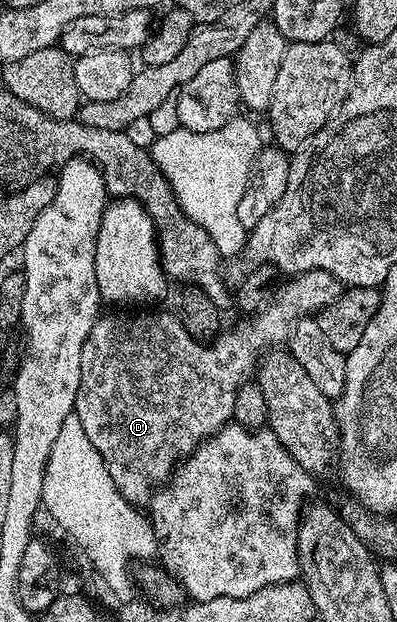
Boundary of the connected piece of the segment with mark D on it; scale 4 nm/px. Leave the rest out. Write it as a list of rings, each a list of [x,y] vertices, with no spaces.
[[[327,270],[299,272],[288,283],[289,285],[282,290],[281,297],[277,301],[274,299],[253,320],[258,319],[254,324],[237,324],[234,328],[226,327],[208,342],[191,338],[191,334],[187,334],[187,330],[181,325],[180,319],[174,313],[173,316],[169,312],[141,312],[138,316],[108,316],[108,314],[102,314],[97,317],[95,326],[91,326],[91,334],[87,334],[87,342],[83,342],[81,373],[79,374],[79,394],[75,398],[73,410],[77,414],[79,421],[82,422],[87,437],[89,437],[99,454],[102,455],[103,464],[107,468],[107,473],[111,476],[113,482],[115,482],[115,486],[123,498],[129,500],[130,503],[136,506],[148,505],[155,489],[158,486],[164,485],[172,477],[174,468],[178,467],[181,461],[194,452],[204,440],[209,436],[214,436],[219,429],[225,427],[226,424],[234,419],[233,411],[235,410],[236,392],[254,375],[259,363],[259,357],[266,347],[266,345],[264,346],[265,340],[284,341],[298,320],[312,317],[314,314],[320,312],[325,305],[335,302],[335,298],[339,298],[339,294],[343,290],[341,281],[334,278]]]

